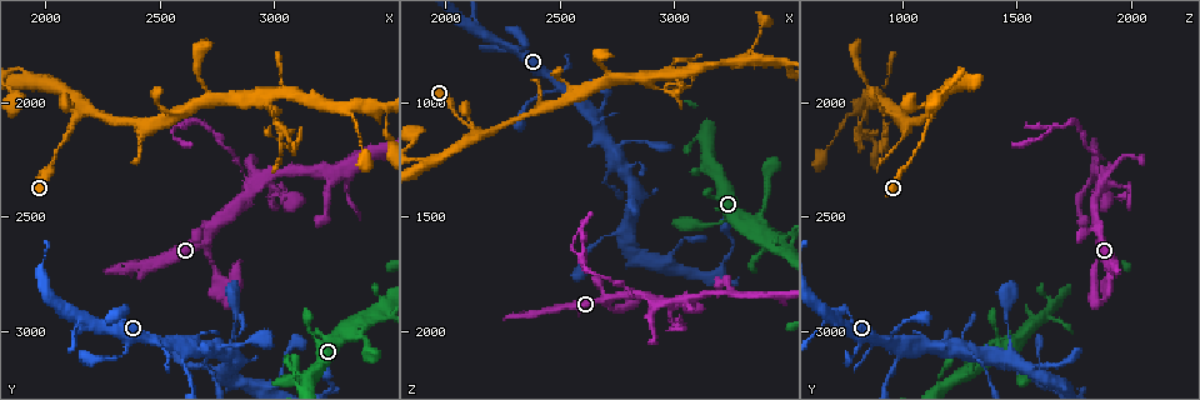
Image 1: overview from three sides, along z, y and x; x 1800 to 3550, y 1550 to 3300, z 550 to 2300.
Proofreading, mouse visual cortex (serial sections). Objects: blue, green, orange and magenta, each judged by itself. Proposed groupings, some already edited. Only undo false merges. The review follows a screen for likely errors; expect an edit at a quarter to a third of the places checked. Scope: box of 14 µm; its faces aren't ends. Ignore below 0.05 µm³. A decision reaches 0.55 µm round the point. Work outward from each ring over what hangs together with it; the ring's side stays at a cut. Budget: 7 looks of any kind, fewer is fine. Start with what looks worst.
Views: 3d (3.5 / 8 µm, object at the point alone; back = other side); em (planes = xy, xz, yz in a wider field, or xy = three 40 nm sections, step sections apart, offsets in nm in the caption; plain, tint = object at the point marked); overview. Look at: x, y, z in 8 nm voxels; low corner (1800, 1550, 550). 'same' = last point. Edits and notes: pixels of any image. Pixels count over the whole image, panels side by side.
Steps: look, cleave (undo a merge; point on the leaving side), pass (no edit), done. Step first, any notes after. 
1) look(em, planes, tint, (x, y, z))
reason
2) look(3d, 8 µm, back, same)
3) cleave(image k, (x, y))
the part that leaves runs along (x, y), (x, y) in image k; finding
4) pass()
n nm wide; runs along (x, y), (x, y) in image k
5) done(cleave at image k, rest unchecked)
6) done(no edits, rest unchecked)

look(em, xy, step 1, tint, (2150, 2040, 1130))
looks like a crossing

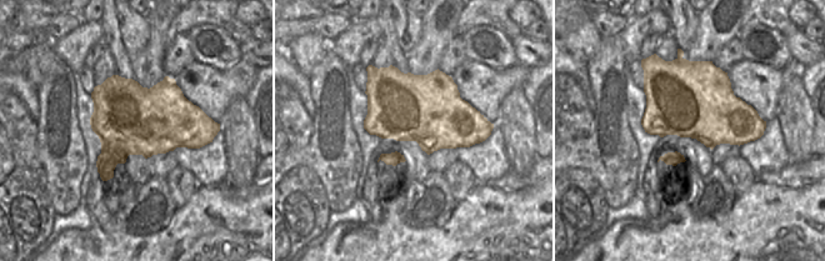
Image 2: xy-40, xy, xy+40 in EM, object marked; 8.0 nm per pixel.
look(3d, 3.5 µm, same)

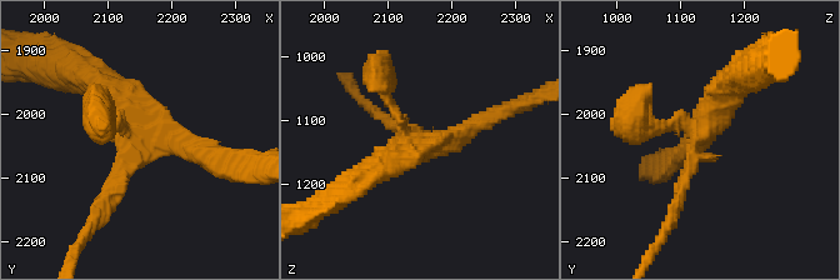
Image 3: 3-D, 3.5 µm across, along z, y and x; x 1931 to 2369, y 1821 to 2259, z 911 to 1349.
pass()
runs along (101, 208), (140, 131), (201, 150) in image 3; one cell here

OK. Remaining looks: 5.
look(3d, 3.5 µm, back, (3020, 2390, 1990))
sharp bend

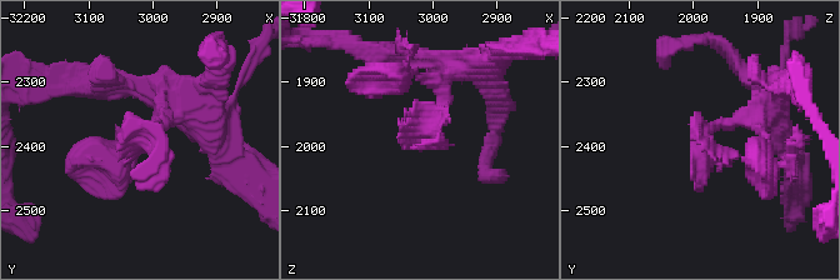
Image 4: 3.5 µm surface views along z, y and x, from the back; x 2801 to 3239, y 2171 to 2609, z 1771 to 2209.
look(em, xy, step 2, tint, (3015, 2380, 1980))
now the EM

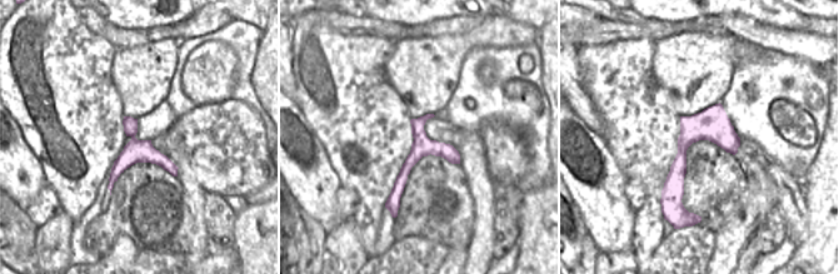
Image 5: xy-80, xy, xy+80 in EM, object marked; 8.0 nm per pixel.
pass()
runs along (771, 106), (710, 126), (698, 188) in image 4; one cell here

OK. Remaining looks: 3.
look(em, xy, step 2, tint, (3000, 2070, 820))
sharp bend

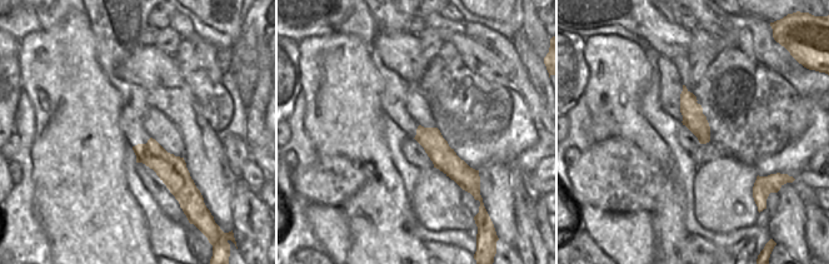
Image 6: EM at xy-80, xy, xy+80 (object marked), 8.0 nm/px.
look(3d, 3.5 µm, same)
wider look

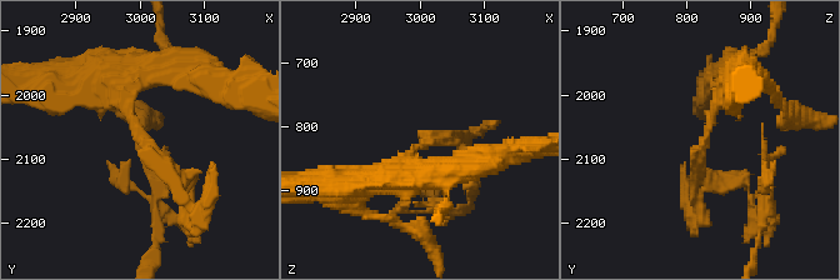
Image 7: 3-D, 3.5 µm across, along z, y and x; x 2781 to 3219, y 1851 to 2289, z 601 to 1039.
pass()
one cell here

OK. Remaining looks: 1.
done(no edits, rest unchecked)

